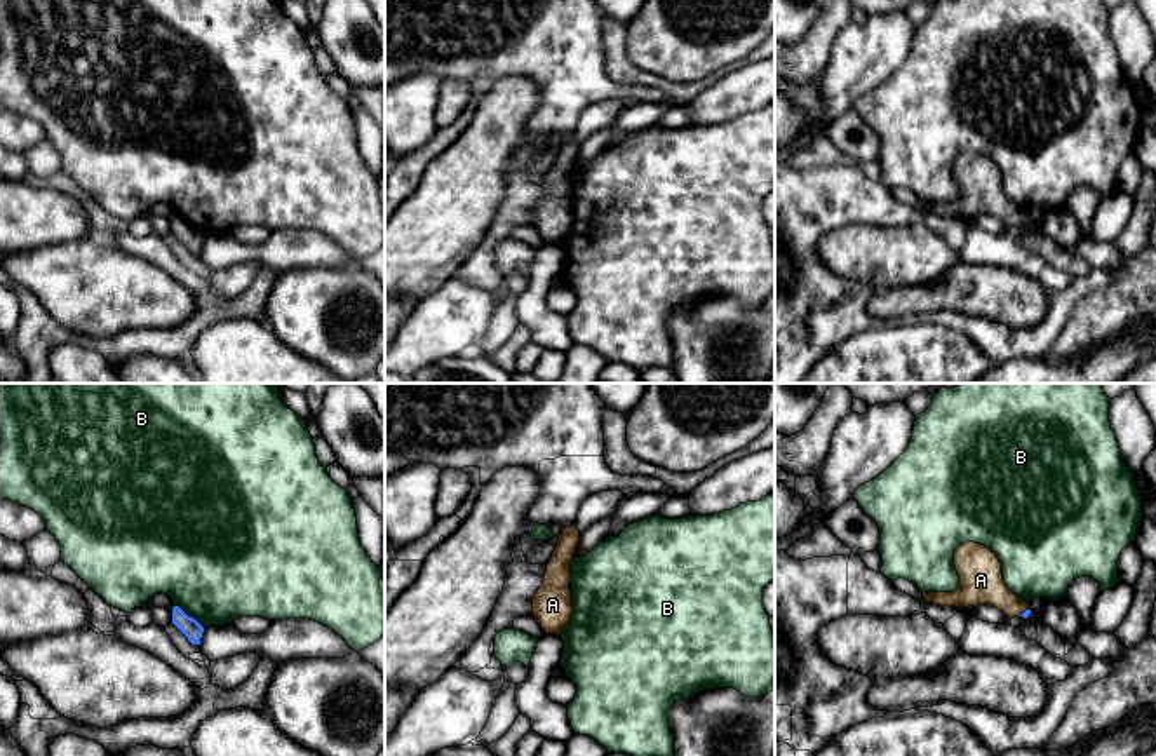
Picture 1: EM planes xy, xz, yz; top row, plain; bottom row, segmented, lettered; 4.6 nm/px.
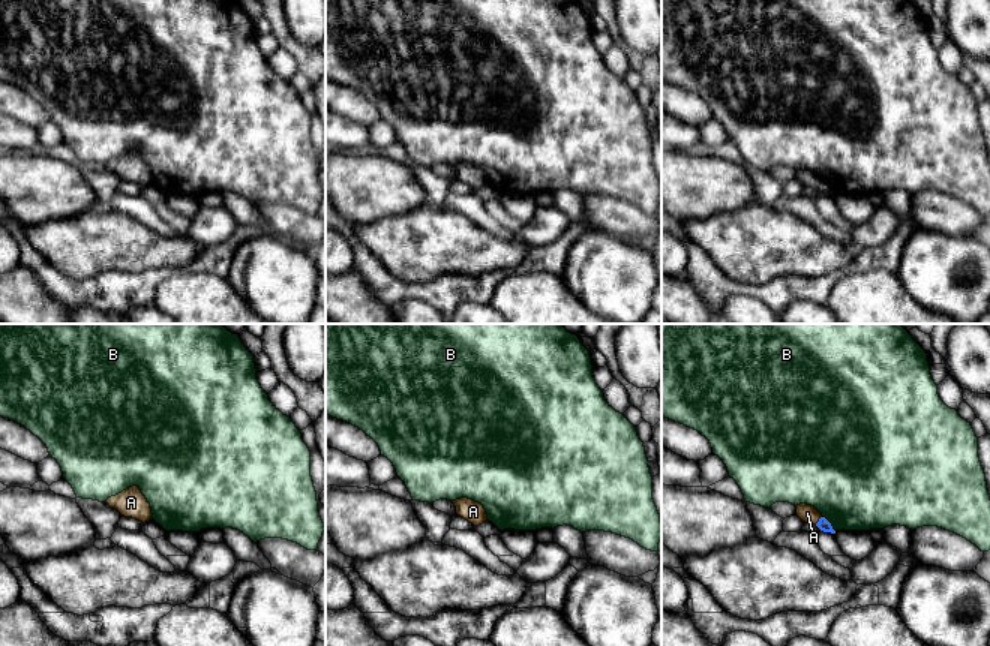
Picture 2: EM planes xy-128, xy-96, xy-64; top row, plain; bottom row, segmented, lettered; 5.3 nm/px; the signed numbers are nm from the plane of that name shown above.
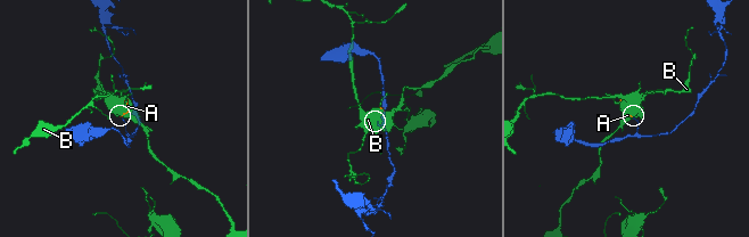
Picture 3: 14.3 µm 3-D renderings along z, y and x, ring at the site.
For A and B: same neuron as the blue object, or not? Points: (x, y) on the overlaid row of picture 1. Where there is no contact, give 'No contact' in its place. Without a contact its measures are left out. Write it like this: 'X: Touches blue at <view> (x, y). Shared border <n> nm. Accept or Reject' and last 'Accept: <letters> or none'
A: Touches blue at yz (1024, 612). Shared border 60 nm. Accept
B: Touches blue at xy (187, 615). Shared border 170 nm. Reject
Accept: A

